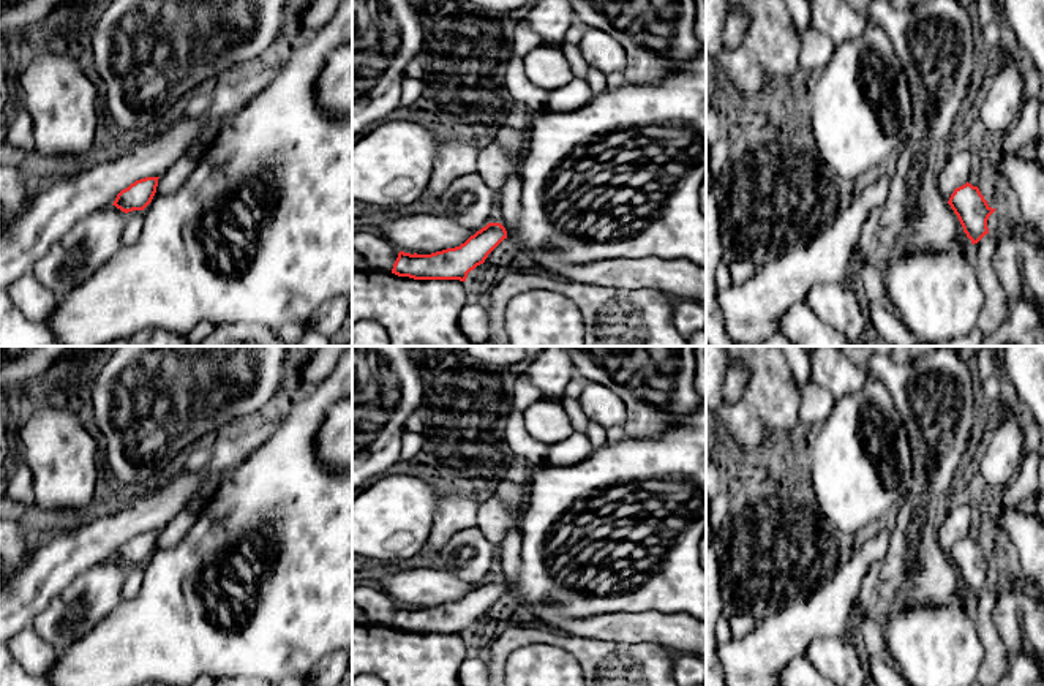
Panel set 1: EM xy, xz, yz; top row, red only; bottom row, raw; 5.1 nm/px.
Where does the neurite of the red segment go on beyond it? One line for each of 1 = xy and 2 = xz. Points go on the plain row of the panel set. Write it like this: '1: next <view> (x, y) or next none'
1: next none
2: next none

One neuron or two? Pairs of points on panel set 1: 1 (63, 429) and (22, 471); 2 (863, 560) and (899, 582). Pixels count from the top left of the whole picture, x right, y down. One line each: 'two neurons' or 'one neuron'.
1: two neurons
2: two neurons

